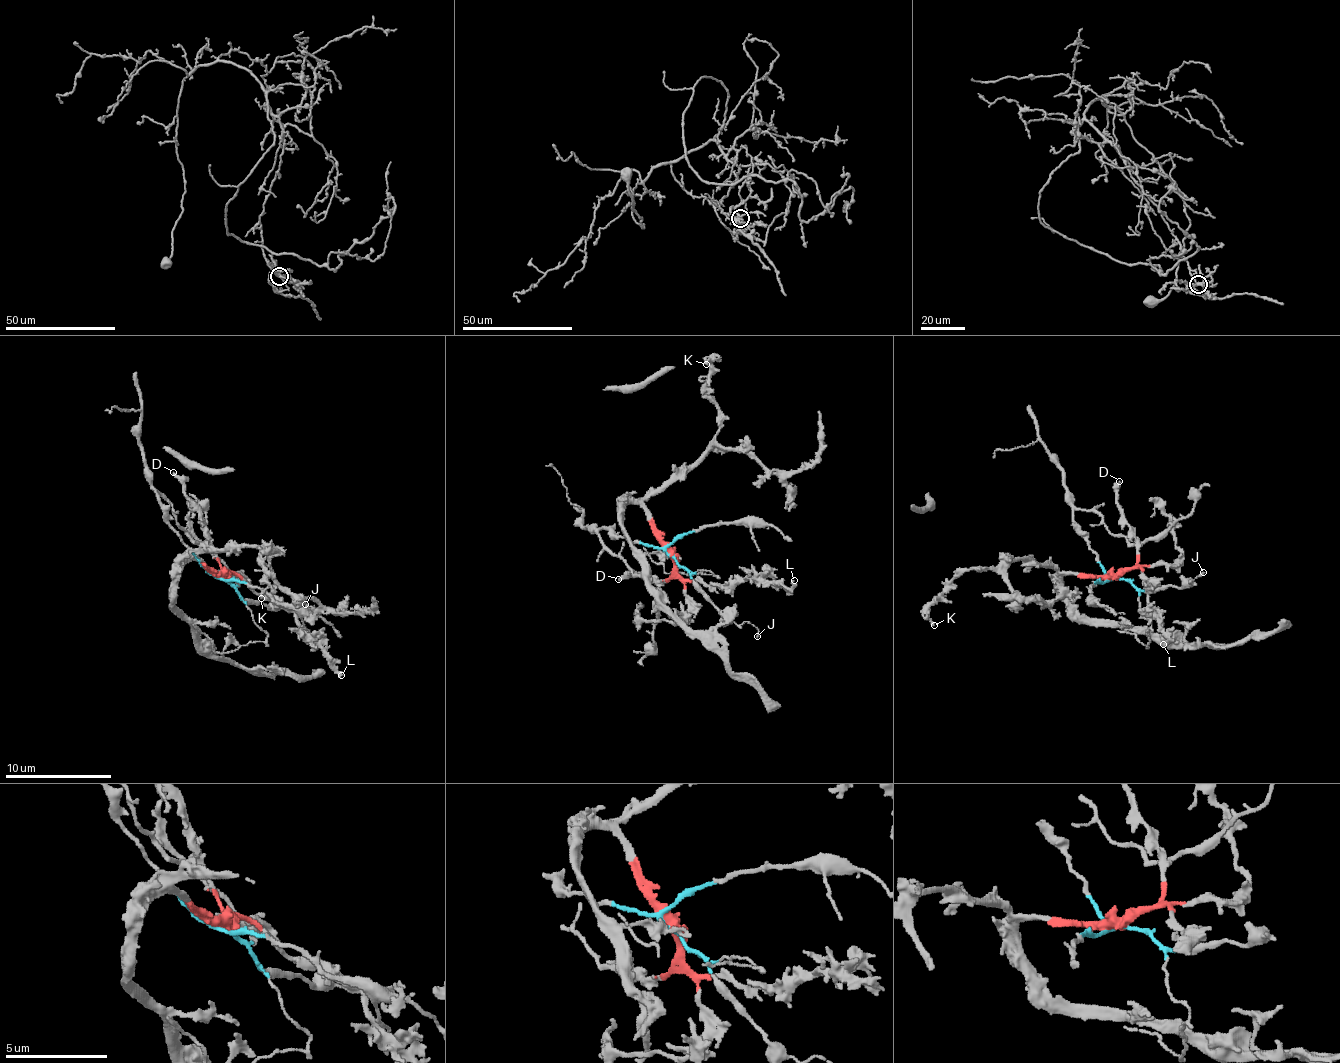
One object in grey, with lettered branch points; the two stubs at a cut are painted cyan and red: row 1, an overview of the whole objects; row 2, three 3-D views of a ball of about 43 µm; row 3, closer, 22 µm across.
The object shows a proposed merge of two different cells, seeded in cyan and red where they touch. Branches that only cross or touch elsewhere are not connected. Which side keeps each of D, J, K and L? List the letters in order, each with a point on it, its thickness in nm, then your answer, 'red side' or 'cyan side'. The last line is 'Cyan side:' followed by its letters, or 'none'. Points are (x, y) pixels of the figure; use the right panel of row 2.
D: at (1119, 481); 240 nm thick; red side
J: at (1203, 572); 130 nm thick; cyan side
K: at (934, 625); 140 nm thick; red side
L: at (1163, 644); 200 nm thick; red side
Cyan side: J

